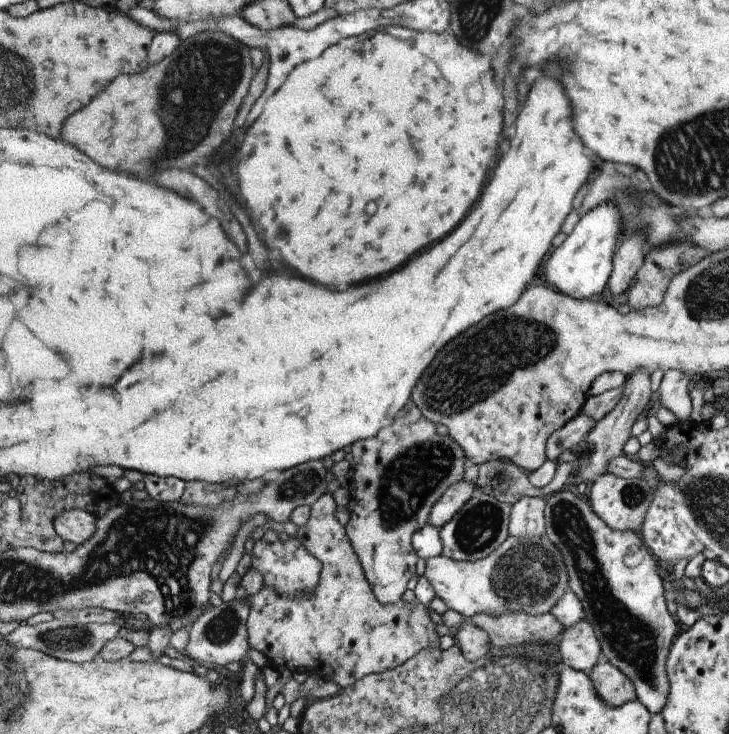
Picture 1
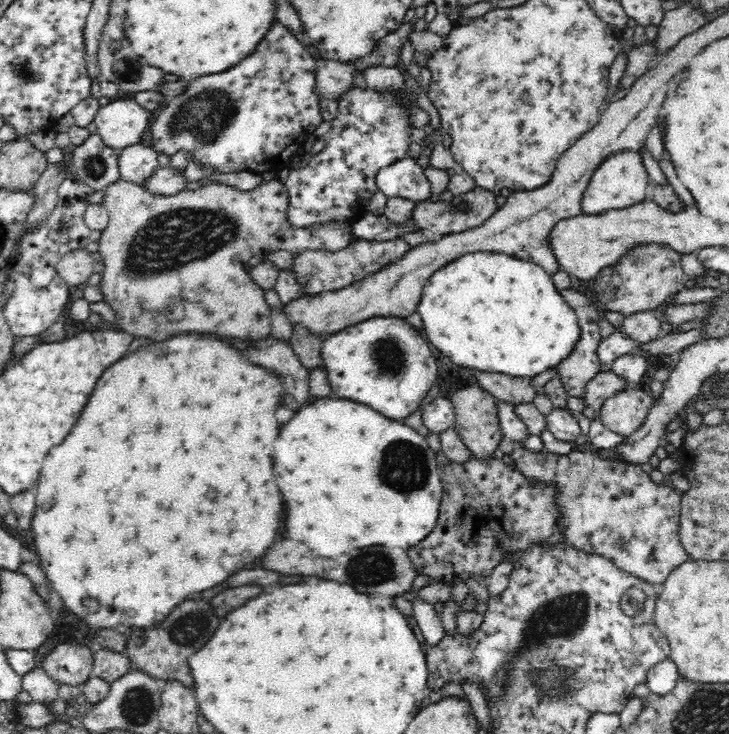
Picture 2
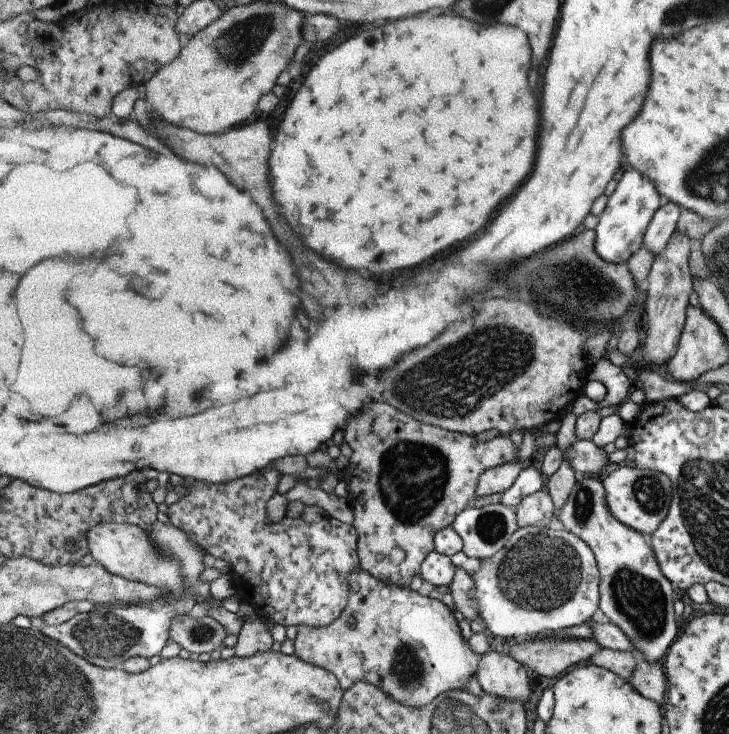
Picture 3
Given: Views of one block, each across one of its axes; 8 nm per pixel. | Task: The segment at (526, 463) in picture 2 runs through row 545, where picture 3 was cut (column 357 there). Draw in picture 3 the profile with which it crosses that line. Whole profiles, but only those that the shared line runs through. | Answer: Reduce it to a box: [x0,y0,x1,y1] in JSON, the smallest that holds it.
[295,568,481,708]

